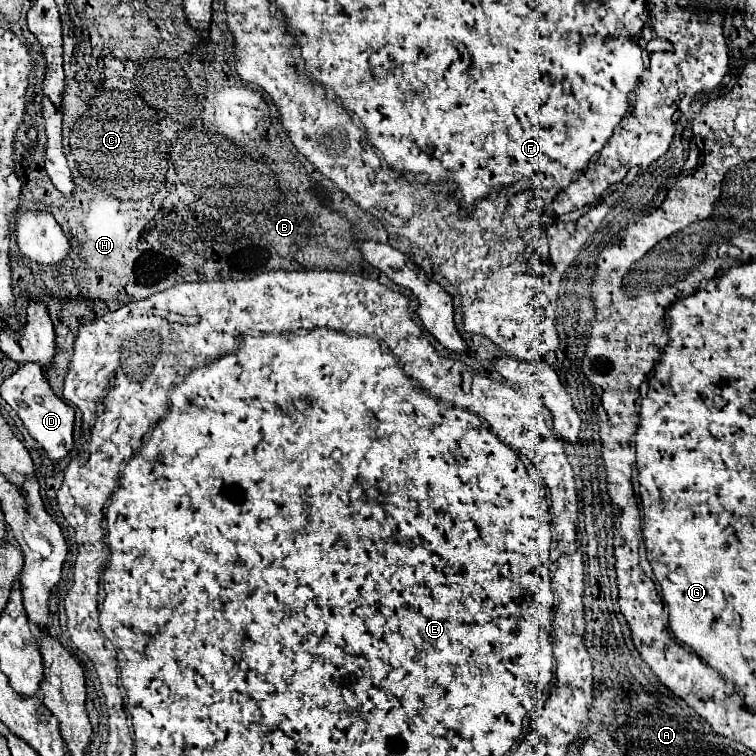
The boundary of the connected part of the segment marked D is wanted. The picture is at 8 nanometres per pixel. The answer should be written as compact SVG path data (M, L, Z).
M27 363L21 365L11 377L7 377L1 385L1 397L17 411L19 419L23 421L29 435L45 449L51 461L65 459L73 449L73 427L75 427L75 413L73 409L63 403L51 391L45 373L39 365Z

